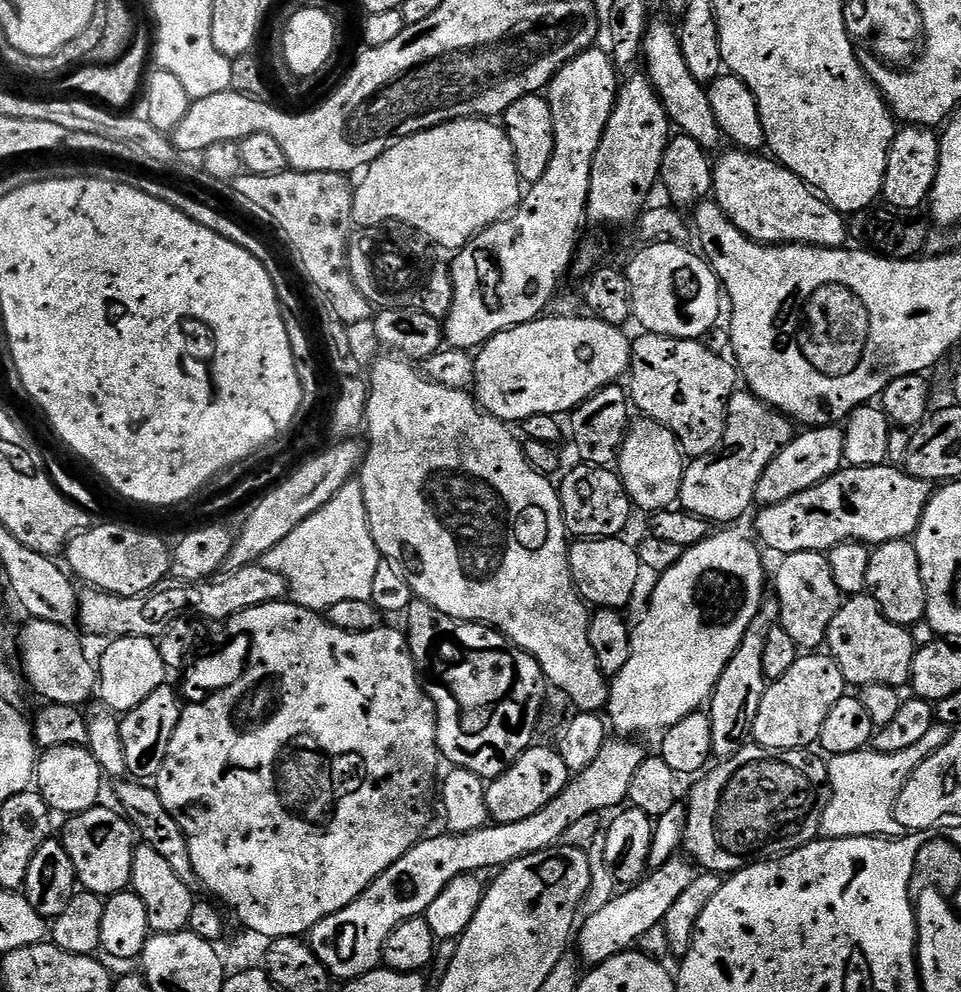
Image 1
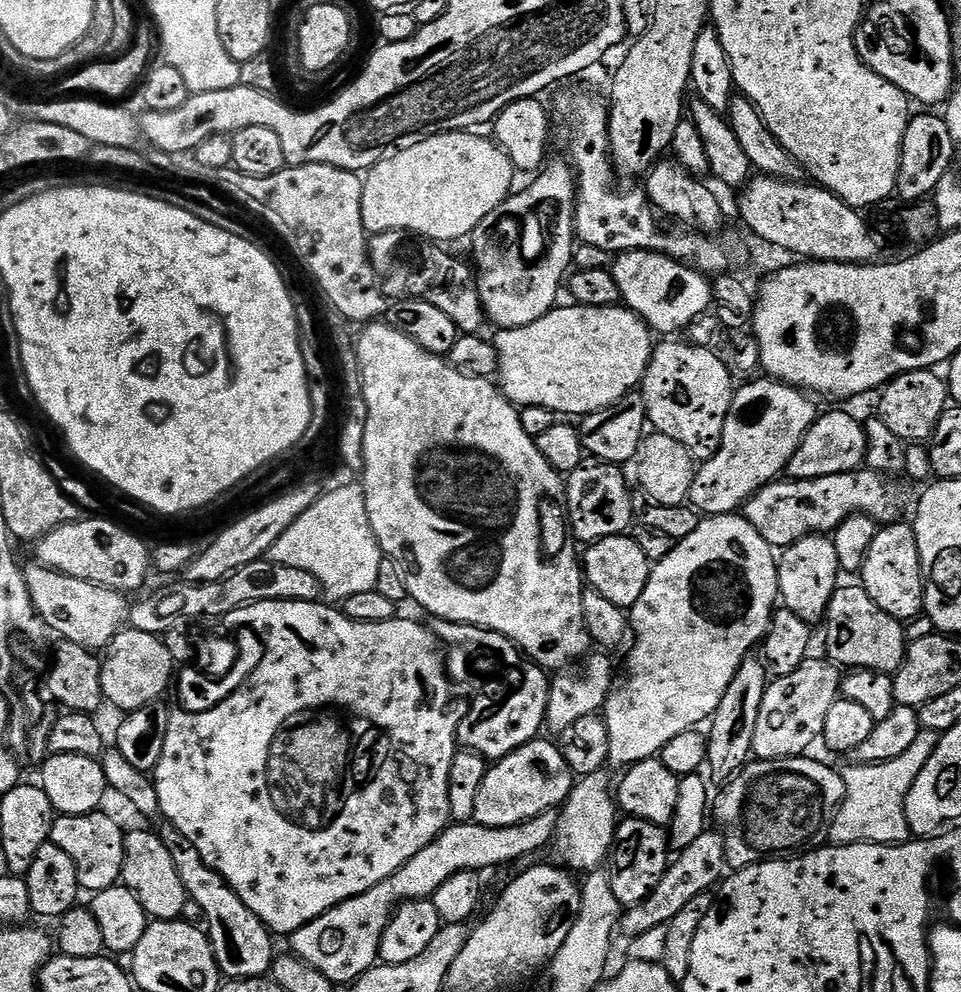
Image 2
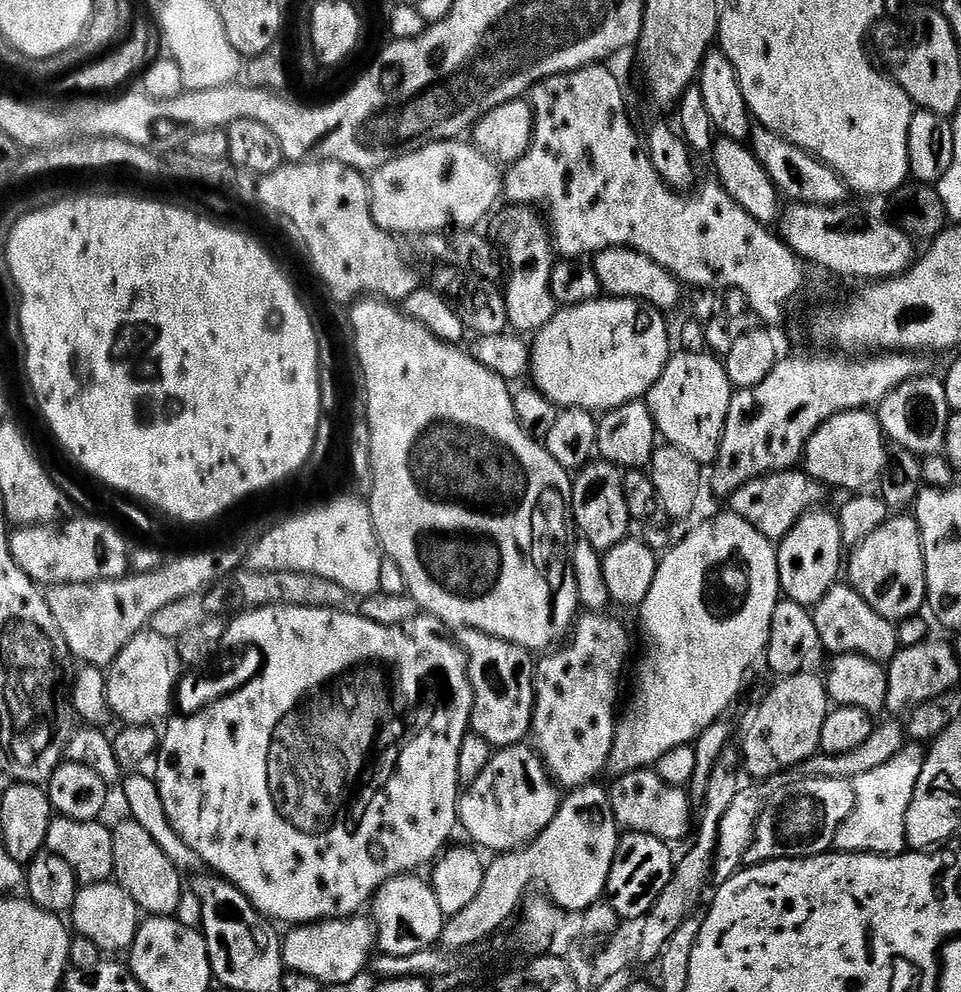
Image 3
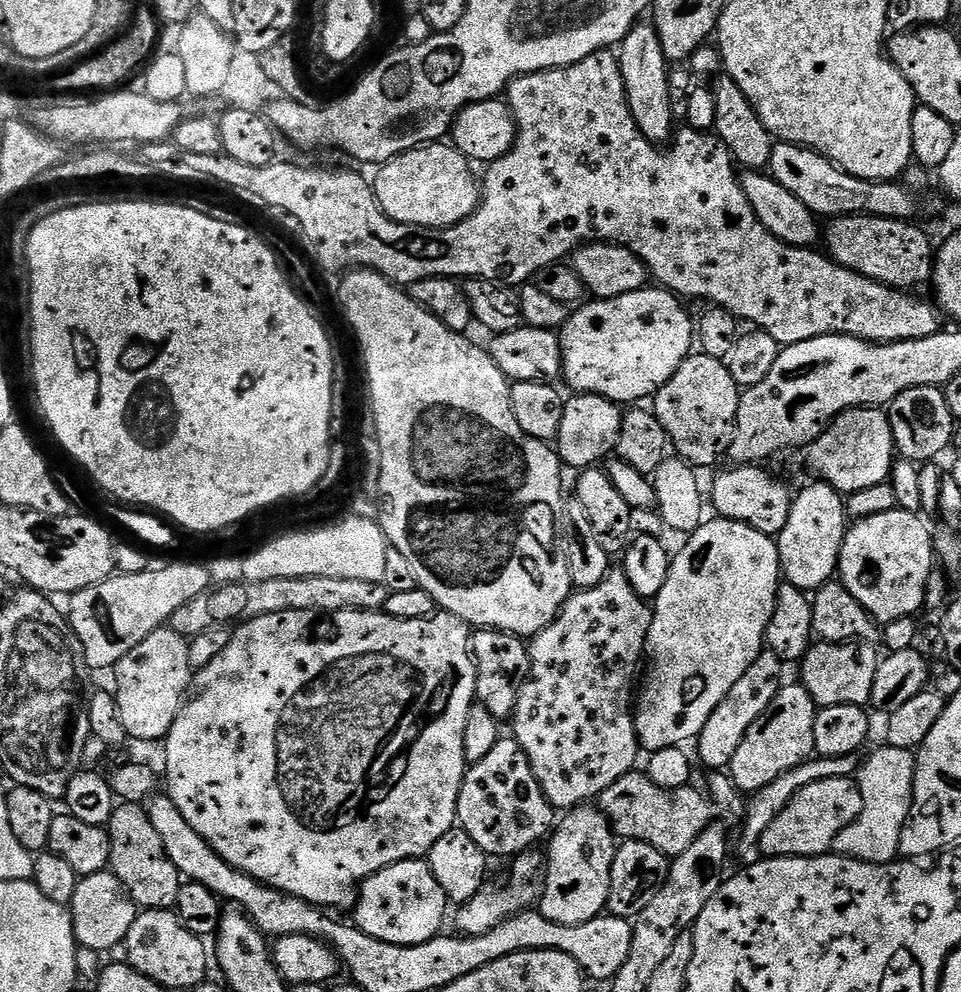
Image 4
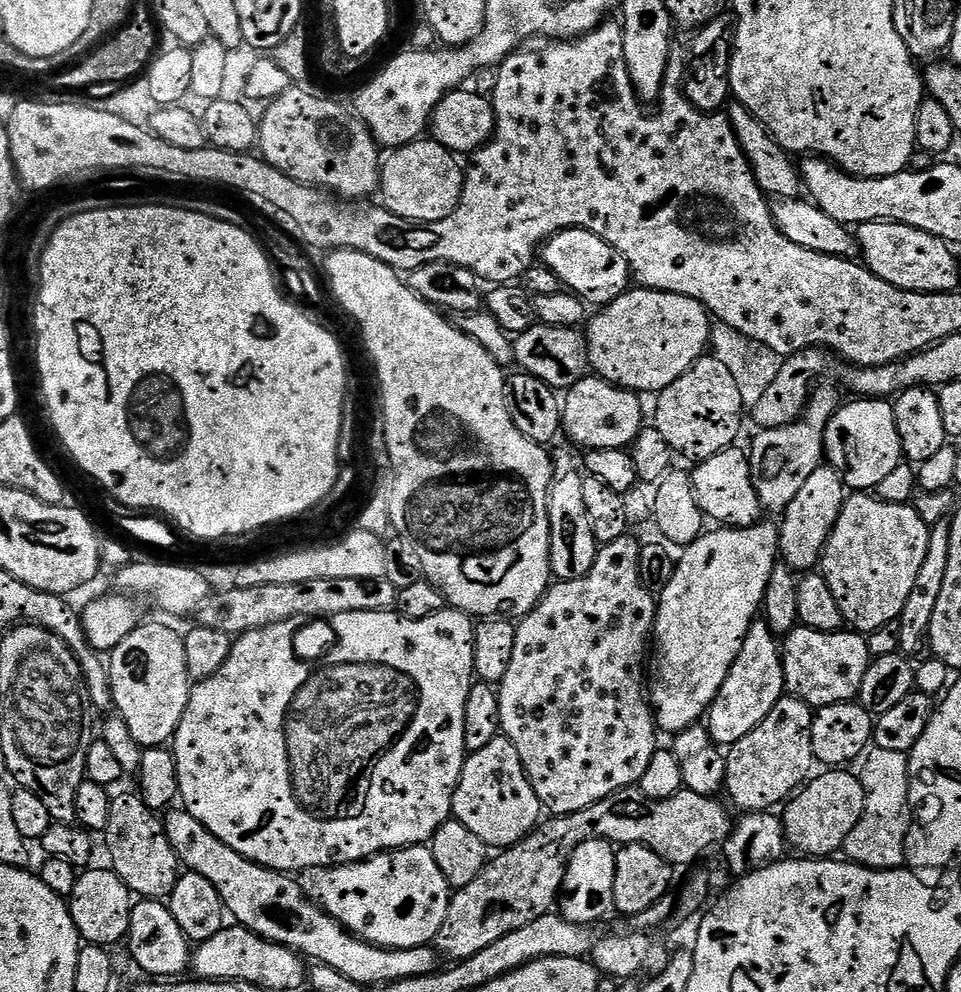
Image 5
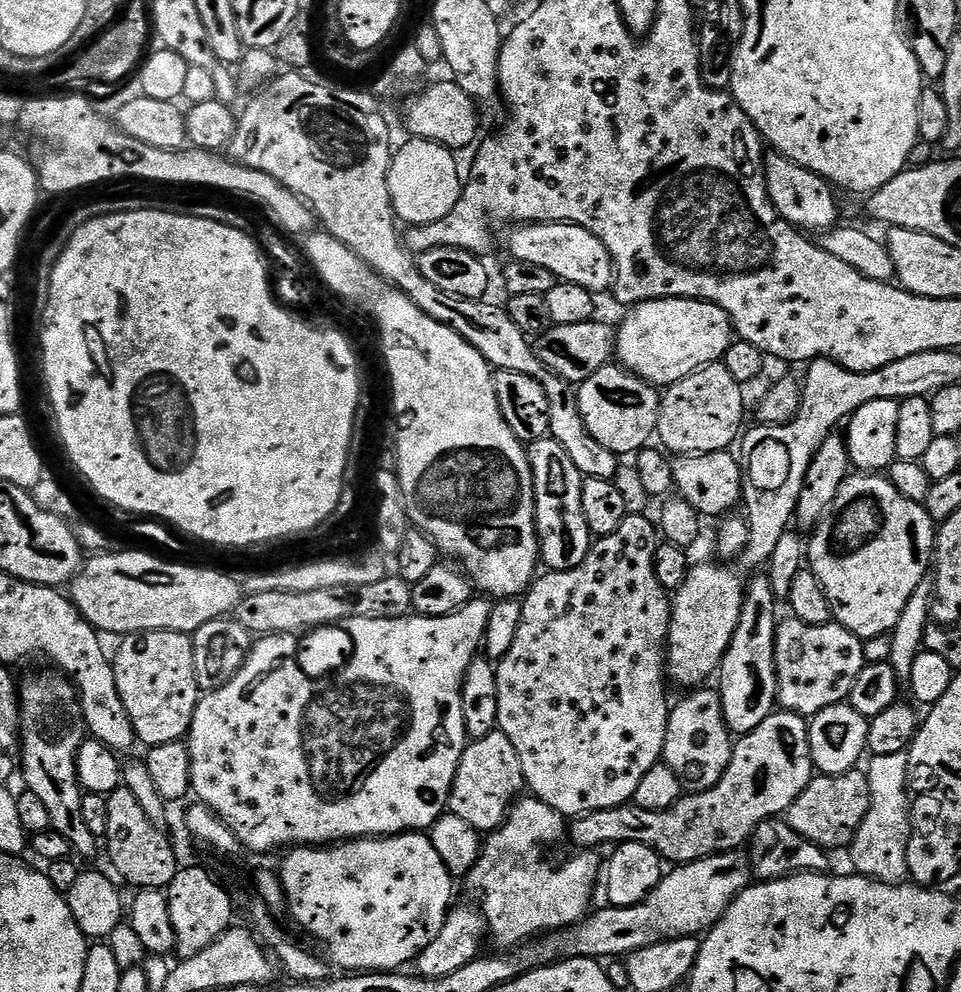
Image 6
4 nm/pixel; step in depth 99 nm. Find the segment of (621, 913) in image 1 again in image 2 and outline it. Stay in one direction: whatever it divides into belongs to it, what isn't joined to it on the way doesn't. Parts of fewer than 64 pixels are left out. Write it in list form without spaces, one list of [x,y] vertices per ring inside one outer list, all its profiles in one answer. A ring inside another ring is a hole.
[[[706,830],[669,863],[664,871],[664,877],[658,882],[658,886],[652,888],[652,893],[642,902],[631,905],[623,913],[619,922],[619,931],[625,932],[628,936],[644,936],[655,928],[663,929],[674,918],[674,914],[678,914],[678,910],[686,906],[686,902],[698,898],[698,894],[703,892],[712,892],[721,883],[725,872],[722,837],[719,831]]]

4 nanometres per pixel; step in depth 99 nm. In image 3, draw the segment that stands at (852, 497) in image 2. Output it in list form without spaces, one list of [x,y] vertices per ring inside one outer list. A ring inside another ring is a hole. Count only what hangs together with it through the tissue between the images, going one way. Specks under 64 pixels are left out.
[[[789,470],[786,472],[770,472],[766,476],[759,476],[743,484],[730,497],[731,515],[742,518],[754,526],[754,530],[762,533],[766,539],[779,542],[792,533],[792,527],[804,515],[813,511],[824,500],[825,485],[809,476],[803,470]]]

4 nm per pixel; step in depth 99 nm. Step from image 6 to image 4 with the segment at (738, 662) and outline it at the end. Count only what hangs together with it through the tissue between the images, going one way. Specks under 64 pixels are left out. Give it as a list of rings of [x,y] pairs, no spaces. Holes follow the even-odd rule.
[[[767,650],[761,652],[746,670],[746,674],[742,674],[742,678],[734,682],[730,694],[726,694],[726,698],[718,702],[718,710],[714,710],[710,718],[706,718],[706,726],[702,726],[699,736],[694,741],[694,747],[698,760],[700,755],[701,762],[708,767],[708,770],[724,770],[735,761],[738,746],[742,746],[746,738],[746,730],[750,730],[750,726],[758,722],[766,706],[770,706],[770,702],[774,702],[774,698],[780,693],[782,687],[780,668],[782,662],[776,655]]]

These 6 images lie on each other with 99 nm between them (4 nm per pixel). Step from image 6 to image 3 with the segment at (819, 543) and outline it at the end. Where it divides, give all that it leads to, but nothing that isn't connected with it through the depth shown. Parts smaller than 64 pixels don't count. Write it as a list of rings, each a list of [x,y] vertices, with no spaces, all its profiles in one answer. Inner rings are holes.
[[[893,515],[851,549],[849,556],[852,557],[846,560],[847,579],[856,593],[882,614],[882,618],[899,622],[917,615],[925,607],[928,591],[924,547],[918,522],[911,515]]]

